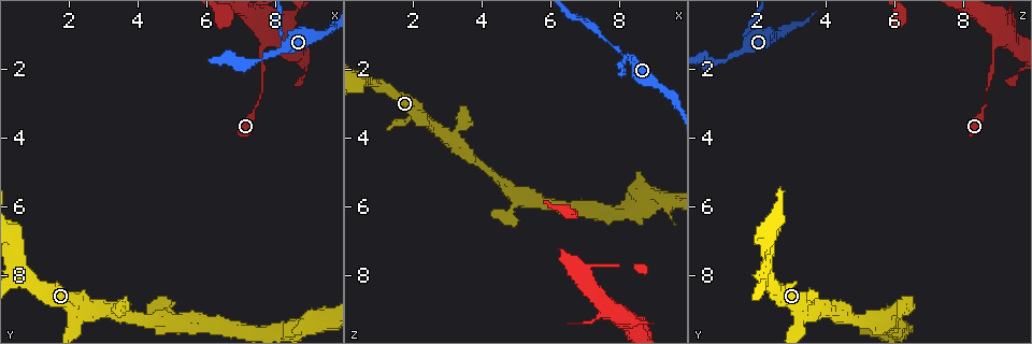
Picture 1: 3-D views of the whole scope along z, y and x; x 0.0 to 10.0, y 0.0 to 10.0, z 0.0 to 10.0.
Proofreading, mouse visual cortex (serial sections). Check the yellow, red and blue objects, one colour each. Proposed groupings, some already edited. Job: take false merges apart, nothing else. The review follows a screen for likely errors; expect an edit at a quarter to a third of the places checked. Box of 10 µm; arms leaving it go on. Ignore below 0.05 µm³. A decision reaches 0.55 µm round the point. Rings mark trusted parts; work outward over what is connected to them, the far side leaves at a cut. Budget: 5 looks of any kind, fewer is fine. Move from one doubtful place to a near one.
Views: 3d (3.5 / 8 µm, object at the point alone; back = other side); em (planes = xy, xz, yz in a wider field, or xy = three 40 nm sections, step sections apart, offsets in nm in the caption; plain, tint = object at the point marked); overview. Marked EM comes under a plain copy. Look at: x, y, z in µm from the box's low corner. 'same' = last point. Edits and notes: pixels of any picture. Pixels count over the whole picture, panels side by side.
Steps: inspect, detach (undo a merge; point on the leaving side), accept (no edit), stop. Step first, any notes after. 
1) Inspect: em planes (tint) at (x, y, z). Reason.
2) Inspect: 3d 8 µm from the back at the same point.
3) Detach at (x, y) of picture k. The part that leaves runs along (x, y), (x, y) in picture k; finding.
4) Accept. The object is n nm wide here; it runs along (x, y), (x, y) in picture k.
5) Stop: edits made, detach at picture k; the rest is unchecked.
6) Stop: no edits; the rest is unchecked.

Inspect: 3d 8 µm at (0.65, 8.15, 2.35).

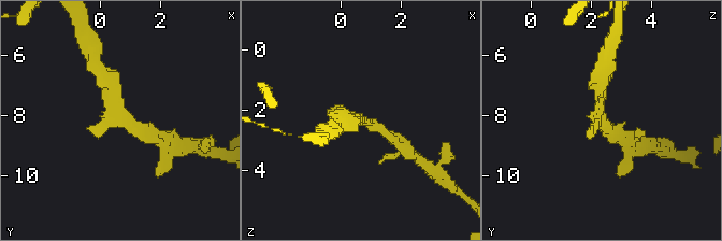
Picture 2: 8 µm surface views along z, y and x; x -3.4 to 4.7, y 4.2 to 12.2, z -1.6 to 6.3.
Inspect: em planes (tint) at the same point.

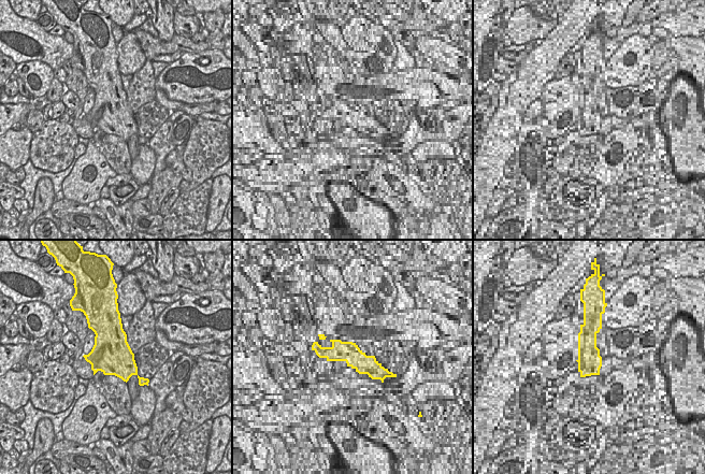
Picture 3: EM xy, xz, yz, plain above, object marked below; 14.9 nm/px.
Accept. It runs along (146, 128), (121, 118), (113, 88) in picture 2; continuous, no second cell.

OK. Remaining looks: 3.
Inspect: 3d 8 µm at (7.70, 1.60, 1.30). Abrupt turn.

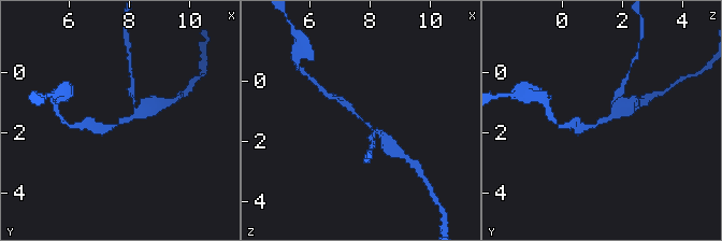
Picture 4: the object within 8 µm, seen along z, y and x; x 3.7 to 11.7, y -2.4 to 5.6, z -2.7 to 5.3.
Inspect: 3d 3.5 µm from the back at the same point. Zoom in.

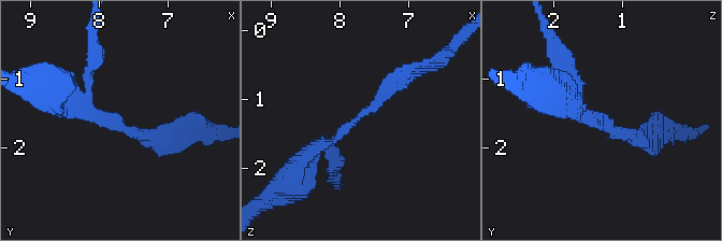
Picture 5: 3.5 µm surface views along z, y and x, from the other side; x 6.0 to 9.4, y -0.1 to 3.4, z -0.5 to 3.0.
Inspect: em xy step 5 (tint) at (7.75, 1.60, 1.30). The arms are 200, 250 nm wide.

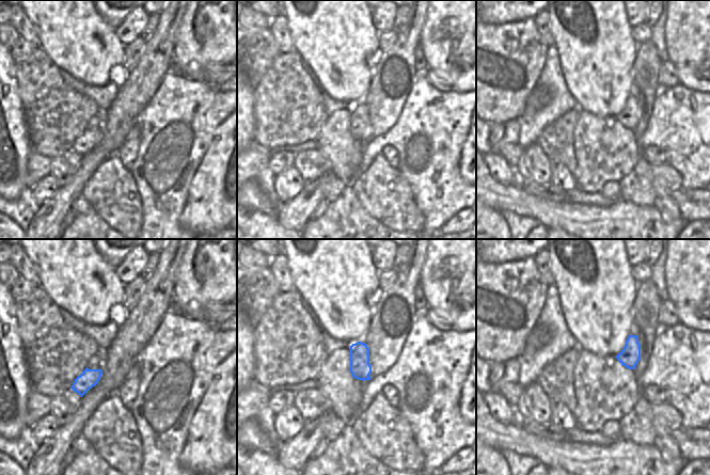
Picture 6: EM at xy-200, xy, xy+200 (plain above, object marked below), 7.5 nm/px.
Detach at (566, 55) of picture 5. The part that leaves runs along (579, 90), (579, 84), (554, 52), (549, 28) in picture 5; a second cell is stuck on.

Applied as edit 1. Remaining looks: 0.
Stop: edits made, detach at picture 5; the rest is unchecked.

